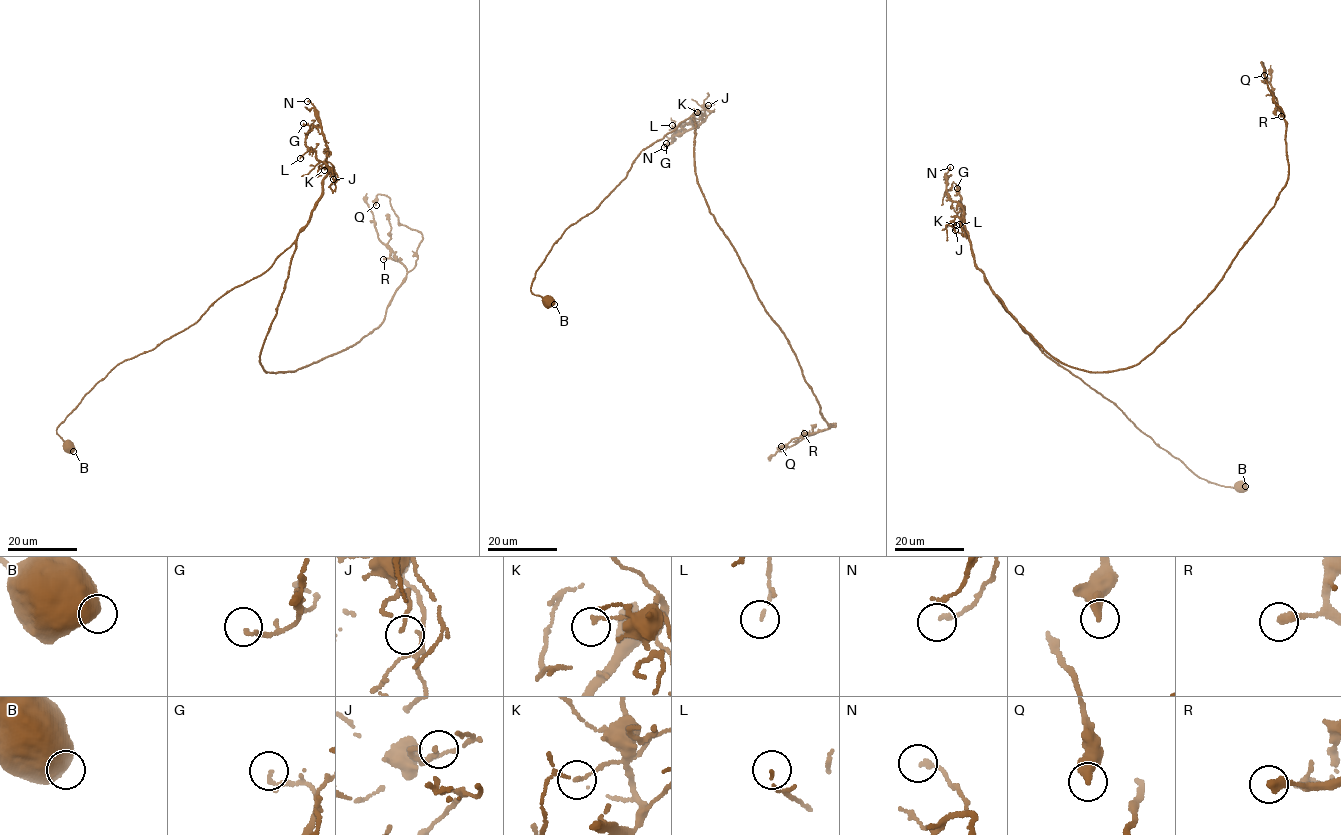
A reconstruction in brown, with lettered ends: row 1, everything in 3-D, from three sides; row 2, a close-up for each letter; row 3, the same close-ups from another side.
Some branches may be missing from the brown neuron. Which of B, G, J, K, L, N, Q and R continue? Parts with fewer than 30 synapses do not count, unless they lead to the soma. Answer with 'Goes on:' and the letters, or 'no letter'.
Goes on: no letter

